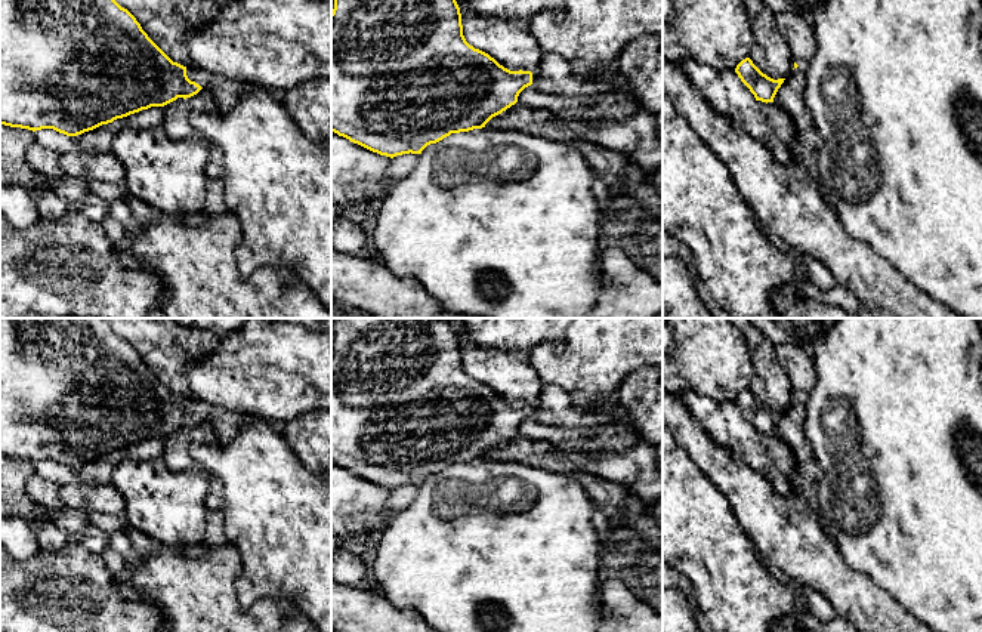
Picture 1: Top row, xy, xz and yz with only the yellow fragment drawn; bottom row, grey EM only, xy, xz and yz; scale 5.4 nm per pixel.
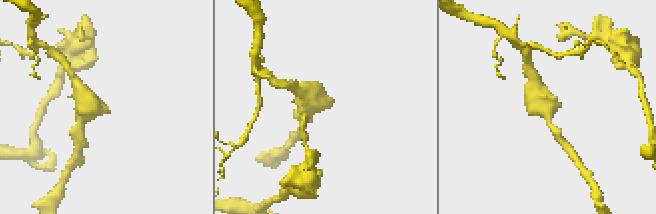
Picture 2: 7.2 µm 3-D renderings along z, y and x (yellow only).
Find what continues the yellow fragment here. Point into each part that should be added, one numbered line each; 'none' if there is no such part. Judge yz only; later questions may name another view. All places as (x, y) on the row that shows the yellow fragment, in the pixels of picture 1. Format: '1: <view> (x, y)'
none

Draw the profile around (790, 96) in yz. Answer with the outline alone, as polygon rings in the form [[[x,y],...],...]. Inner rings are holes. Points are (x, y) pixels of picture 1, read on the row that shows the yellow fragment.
[[[803,67],[794,68],[778,89],[773,104],[782,108],[794,124],[800,149],[819,151],[822,138],[816,130],[812,114],[805,104],[807,77]]]

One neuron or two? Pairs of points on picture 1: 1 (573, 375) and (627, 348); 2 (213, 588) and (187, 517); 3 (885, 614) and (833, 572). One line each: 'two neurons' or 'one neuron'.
1: one neuron
2: two neurons
3: one neuron

